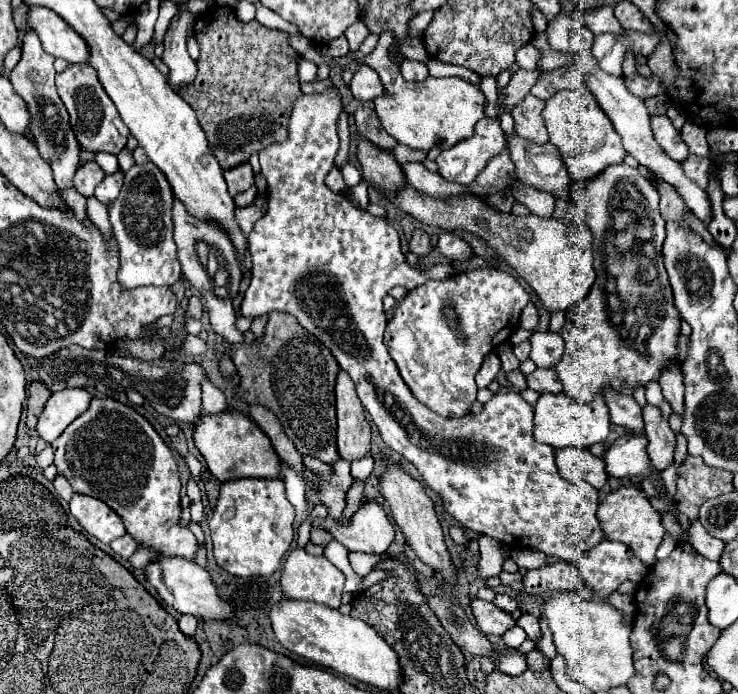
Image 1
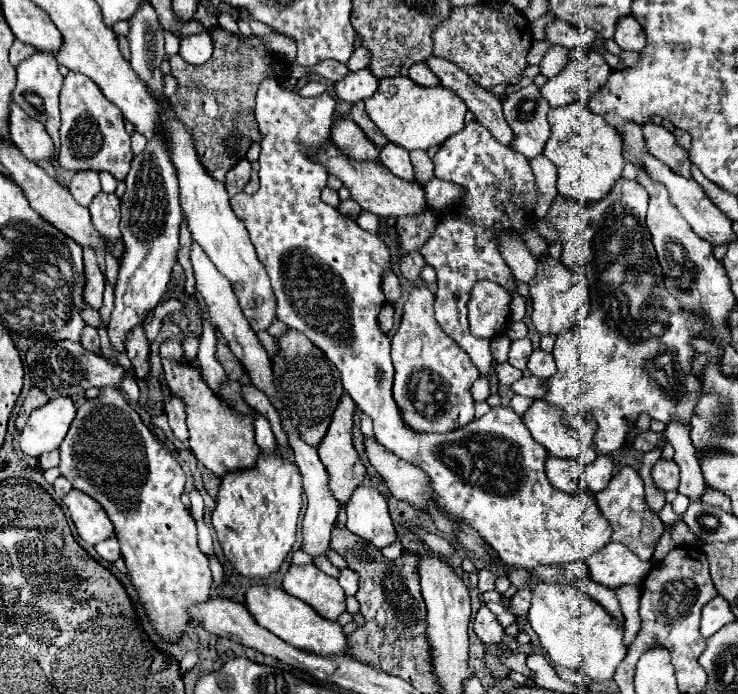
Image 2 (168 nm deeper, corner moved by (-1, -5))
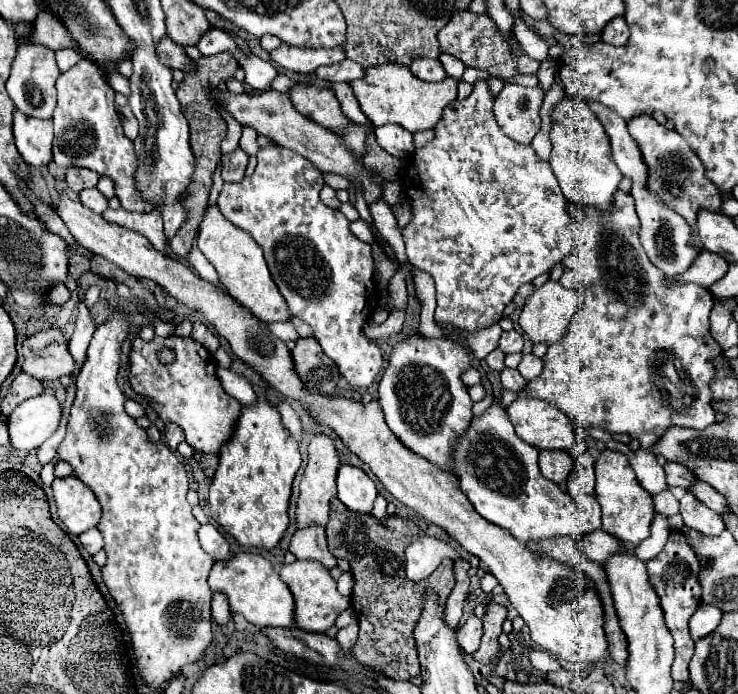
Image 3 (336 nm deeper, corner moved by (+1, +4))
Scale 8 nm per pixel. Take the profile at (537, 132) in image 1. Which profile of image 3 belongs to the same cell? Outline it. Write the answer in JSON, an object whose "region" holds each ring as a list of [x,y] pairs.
{"region":[[[506,82],[494,100],[494,116],[500,130],[520,144],[530,144],[542,124],[542,102],[544,90],[540,86],[530,88]]]}

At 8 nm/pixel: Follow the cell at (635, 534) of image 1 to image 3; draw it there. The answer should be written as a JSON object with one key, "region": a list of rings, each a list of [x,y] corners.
{"region":[[[604,450],[596,460],[596,498],[602,506],[602,530],[616,536],[630,548],[636,548],[650,536],[650,524],[654,518],[652,496],[642,488],[624,454]]]}

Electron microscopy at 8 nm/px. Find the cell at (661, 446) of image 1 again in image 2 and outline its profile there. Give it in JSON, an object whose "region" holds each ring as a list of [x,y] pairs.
{"region":[[[660,459],[652,469],[652,479],[658,489],[662,491],[676,491],[678,489],[678,465],[674,461]]]}

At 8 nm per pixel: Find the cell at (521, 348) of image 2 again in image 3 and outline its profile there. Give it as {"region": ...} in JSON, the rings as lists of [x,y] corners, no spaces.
{"region":[[[516,330],[502,332],[502,338],[500,338],[500,350],[504,350],[506,354],[514,354],[514,352],[522,352],[522,346],[524,346],[522,334],[518,334]]]}

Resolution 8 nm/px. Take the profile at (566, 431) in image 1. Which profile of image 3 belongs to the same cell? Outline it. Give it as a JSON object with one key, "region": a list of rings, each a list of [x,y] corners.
{"region":[[[520,398],[506,408],[516,434],[538,450],[570,450],[576,442],[574,424],[546,400]]]}

